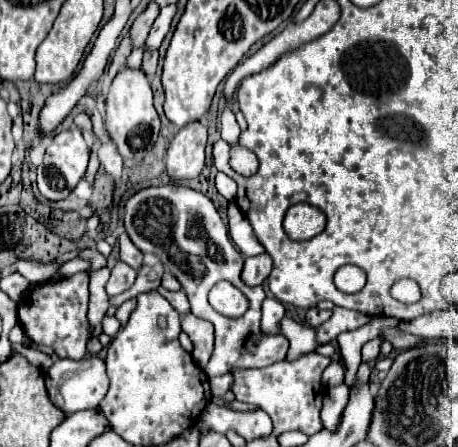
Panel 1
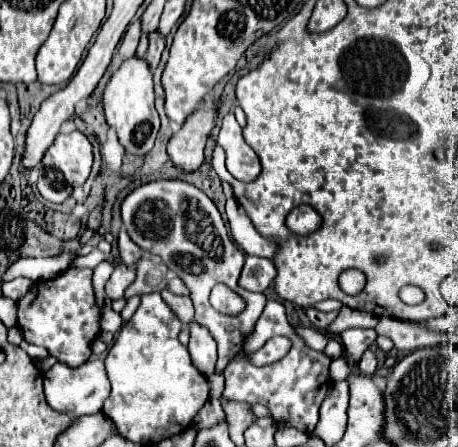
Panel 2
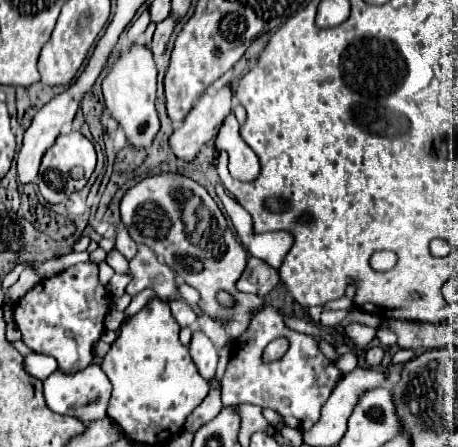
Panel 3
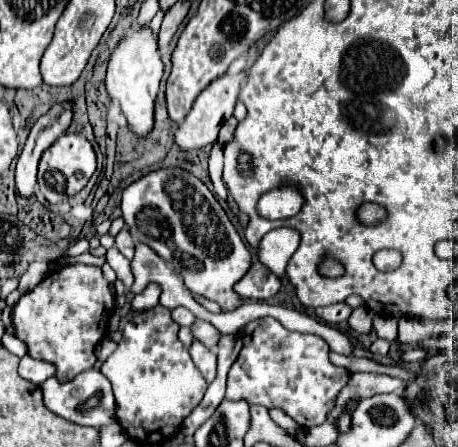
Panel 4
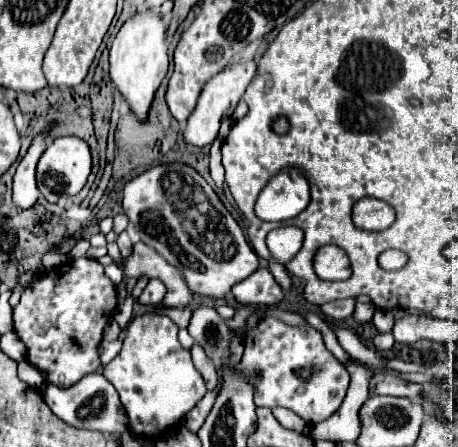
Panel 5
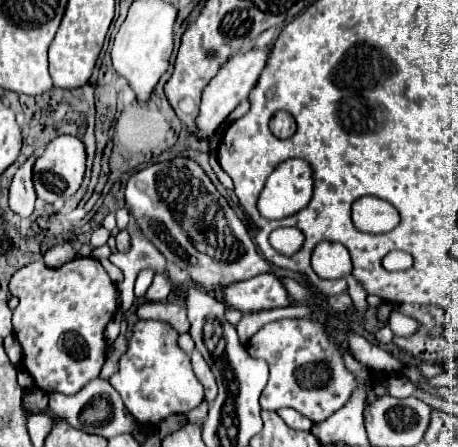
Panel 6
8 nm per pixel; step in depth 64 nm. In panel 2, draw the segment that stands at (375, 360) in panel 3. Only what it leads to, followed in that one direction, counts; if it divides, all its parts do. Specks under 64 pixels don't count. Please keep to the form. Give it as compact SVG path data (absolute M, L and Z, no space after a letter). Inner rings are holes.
M366 350L366 354L364 354L364 356L362 356L362 360L358 362L358 368L360 368L360 372L362 372L364 376L374 374L374 372L376 372L376 368L378 368L378 356L376 356L376 352Z

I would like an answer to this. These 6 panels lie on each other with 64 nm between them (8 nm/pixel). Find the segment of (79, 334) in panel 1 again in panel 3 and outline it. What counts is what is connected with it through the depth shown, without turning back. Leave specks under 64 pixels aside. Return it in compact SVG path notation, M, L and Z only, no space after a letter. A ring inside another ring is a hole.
M76 264L64 272L58 272L40 280L24 298L20 298L14 304L14 322L18 330L22 332L22 342L34 354L46 354L56 358L60 372L80 372L80 368L86 368L94 360L92 346L104 334L104 318L110 312L110 308L112 308L112 300L106 292L106 286L98 280L98 266Z

